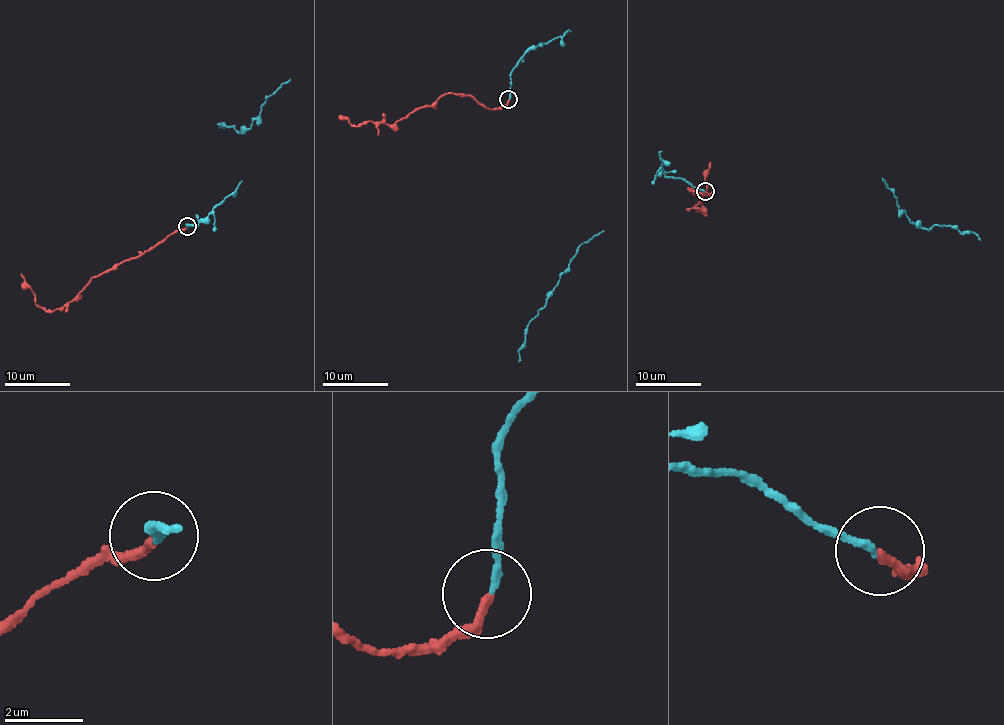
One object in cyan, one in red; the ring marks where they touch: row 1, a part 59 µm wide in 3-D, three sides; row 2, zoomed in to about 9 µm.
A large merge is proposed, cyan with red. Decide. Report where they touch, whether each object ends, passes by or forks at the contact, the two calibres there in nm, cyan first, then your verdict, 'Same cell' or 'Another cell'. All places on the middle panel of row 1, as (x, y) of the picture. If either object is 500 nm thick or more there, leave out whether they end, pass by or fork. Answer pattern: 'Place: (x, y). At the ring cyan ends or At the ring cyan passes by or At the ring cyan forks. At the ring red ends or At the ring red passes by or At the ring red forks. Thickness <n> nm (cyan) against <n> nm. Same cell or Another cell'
Place: (508, 99). At the ring cyan ends. At the ring red ends. Thickness 180 nm (cyan) against 200 nm. Same cell

